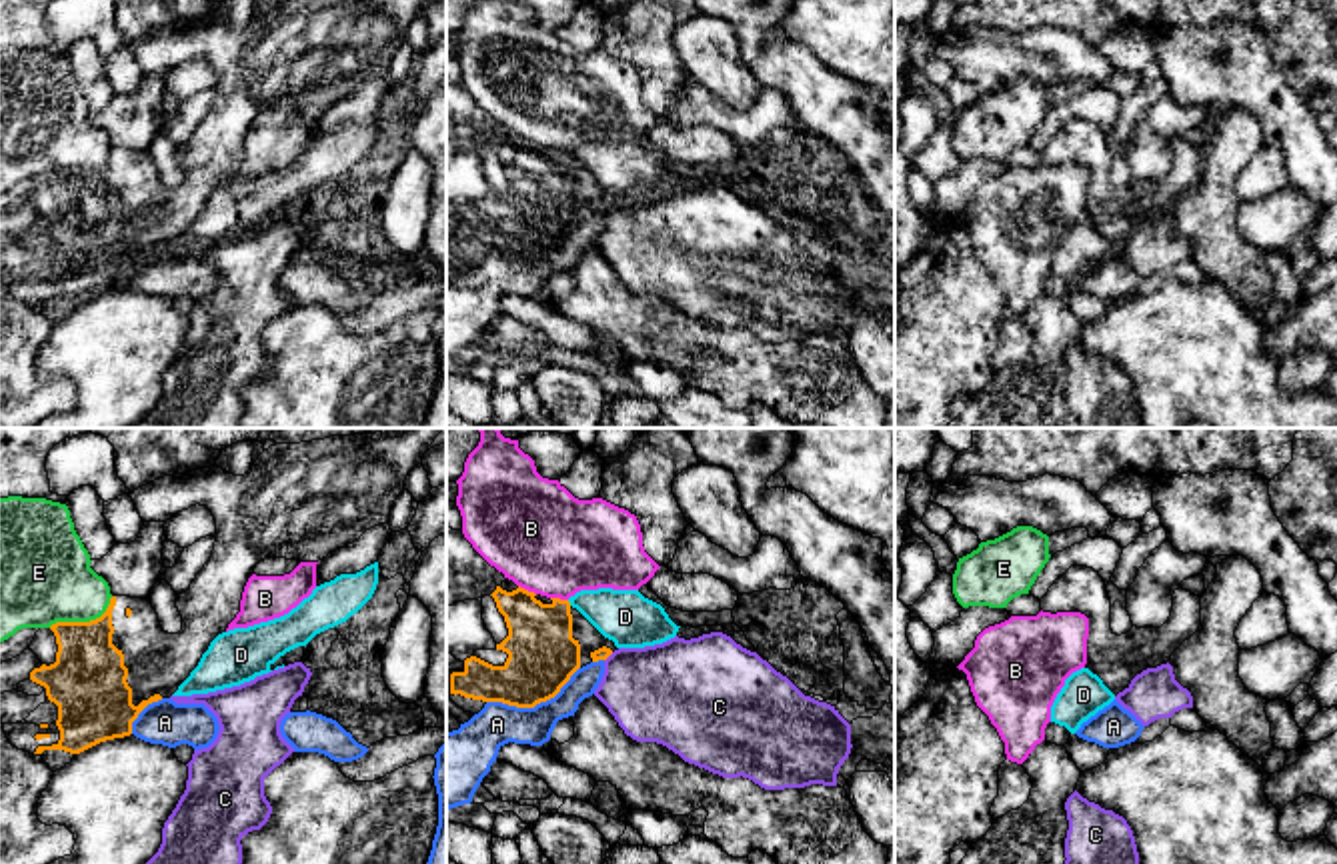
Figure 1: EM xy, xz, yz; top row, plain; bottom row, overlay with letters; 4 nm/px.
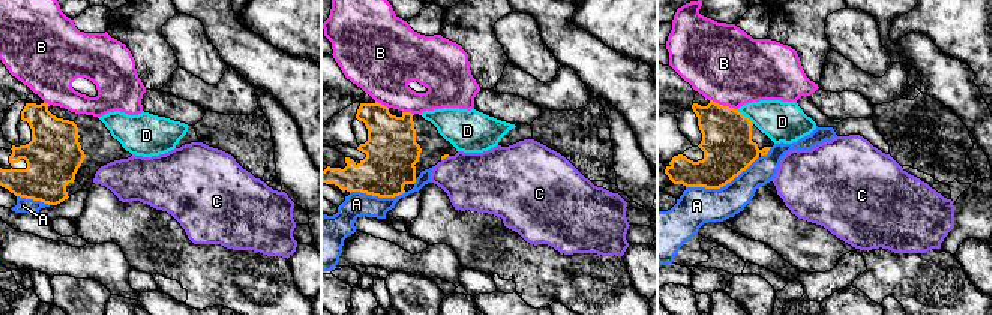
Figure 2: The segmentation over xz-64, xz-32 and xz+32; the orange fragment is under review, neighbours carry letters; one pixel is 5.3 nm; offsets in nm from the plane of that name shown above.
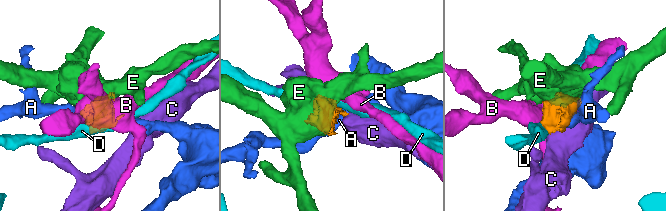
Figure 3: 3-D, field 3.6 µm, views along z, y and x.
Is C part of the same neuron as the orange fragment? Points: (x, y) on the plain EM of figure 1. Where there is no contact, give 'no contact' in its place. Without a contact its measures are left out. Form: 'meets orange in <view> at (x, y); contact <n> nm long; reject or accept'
meets orange in xz at (609, 206); contact 50 nm long; reject

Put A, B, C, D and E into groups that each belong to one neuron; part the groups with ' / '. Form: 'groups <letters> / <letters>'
groups A / B / C / D / E

